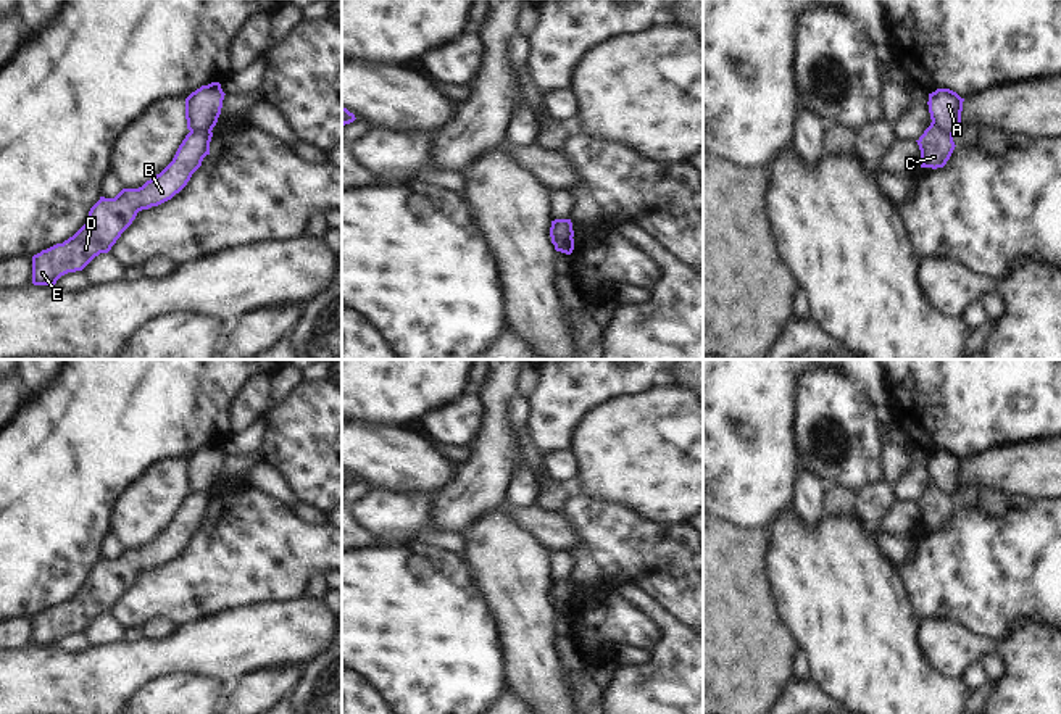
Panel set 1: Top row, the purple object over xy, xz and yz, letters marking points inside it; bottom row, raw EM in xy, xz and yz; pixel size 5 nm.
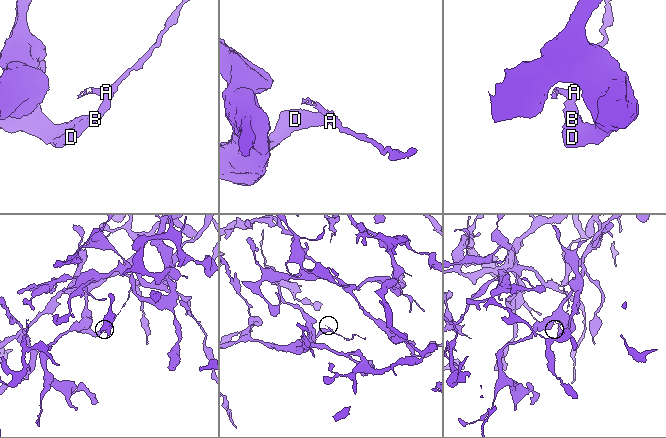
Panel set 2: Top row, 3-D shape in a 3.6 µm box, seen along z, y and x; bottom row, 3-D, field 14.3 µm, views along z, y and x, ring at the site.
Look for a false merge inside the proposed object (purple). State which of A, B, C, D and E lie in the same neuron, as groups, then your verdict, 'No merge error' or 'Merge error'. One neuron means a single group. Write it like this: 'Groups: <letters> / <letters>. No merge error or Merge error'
Groups: A / B C D E. Merge error.

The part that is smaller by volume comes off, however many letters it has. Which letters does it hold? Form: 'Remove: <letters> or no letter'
Remove: A

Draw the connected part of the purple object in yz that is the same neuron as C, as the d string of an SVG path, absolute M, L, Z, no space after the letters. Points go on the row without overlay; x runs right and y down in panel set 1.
M934 484L916 501L921 511L921 529L943 529L950 521L955 503L953 498L940 492Z

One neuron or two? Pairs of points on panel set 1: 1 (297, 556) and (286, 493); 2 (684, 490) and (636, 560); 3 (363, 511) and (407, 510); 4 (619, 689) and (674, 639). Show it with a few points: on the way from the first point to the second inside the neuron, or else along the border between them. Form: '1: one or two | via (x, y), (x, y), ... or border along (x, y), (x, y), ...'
1: two | border along (252, 489), (258, 489), (287, 505)
2: two | border along (626, 506), (647, 518), (686, 523)
3: one | via (374, 511), (395, 511)
4: one | via (637, 689), (644, 689), (671, 661), (671, 656)

